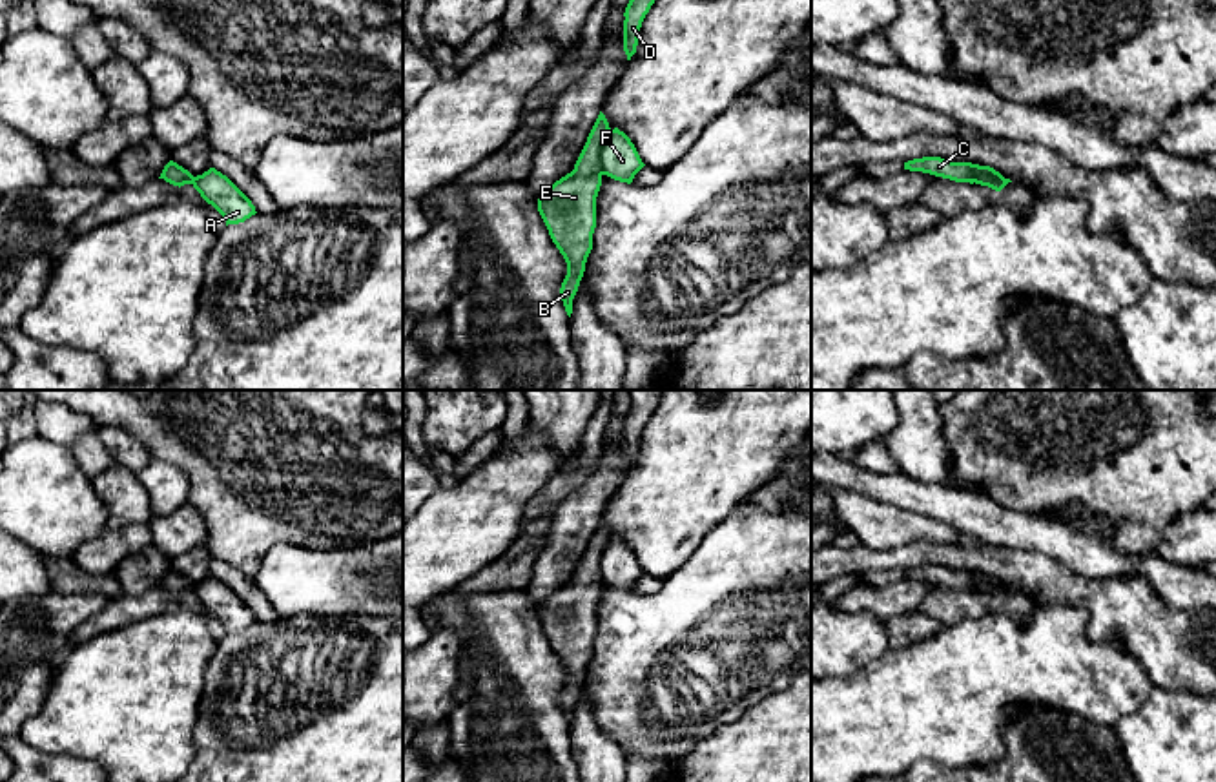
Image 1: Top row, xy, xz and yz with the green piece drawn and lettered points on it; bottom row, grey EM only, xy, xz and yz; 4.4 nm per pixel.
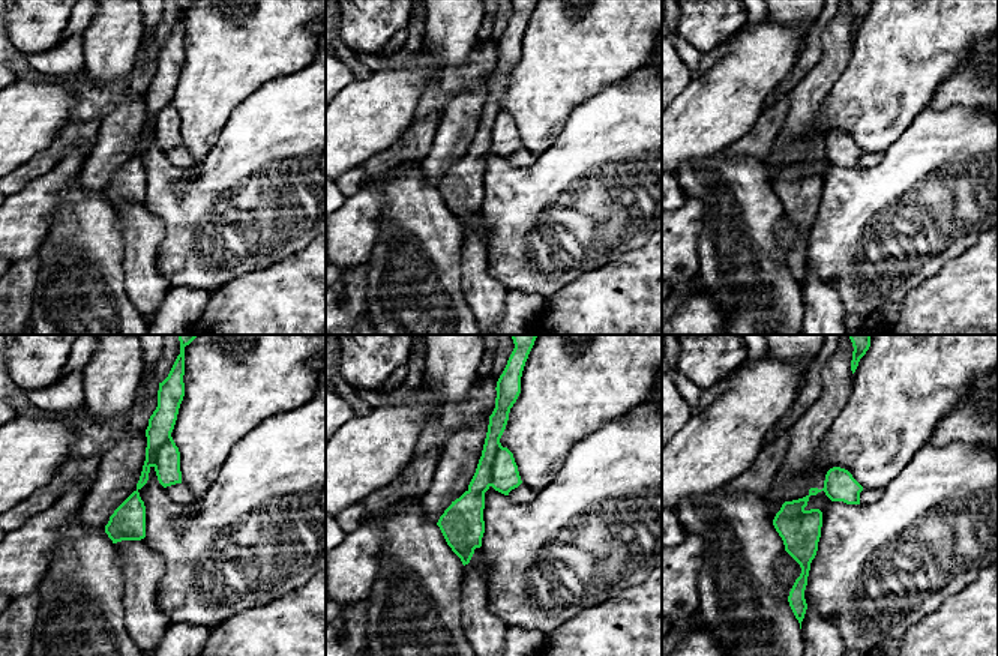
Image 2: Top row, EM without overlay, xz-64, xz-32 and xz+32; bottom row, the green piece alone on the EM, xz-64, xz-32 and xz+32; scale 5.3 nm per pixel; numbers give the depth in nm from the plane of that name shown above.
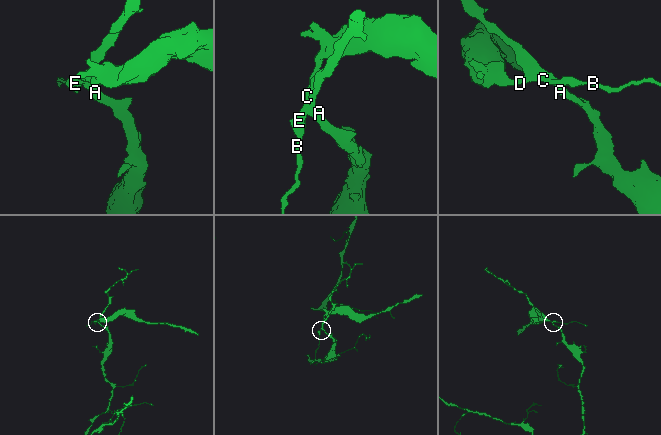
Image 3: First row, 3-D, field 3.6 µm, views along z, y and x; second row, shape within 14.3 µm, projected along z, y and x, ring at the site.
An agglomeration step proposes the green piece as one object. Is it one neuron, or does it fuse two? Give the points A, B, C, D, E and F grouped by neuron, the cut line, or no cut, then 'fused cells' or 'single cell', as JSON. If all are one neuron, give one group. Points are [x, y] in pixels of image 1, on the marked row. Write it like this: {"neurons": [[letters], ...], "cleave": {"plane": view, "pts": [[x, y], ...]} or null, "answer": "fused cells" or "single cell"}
{"neurons": [["A", "F"], ["B", "C", "D", "E"]], "cleave": {"plane": "xz", "pts": [[611, 130], [602, 148], [600, 174]]}, "answer": "fused cells"}

